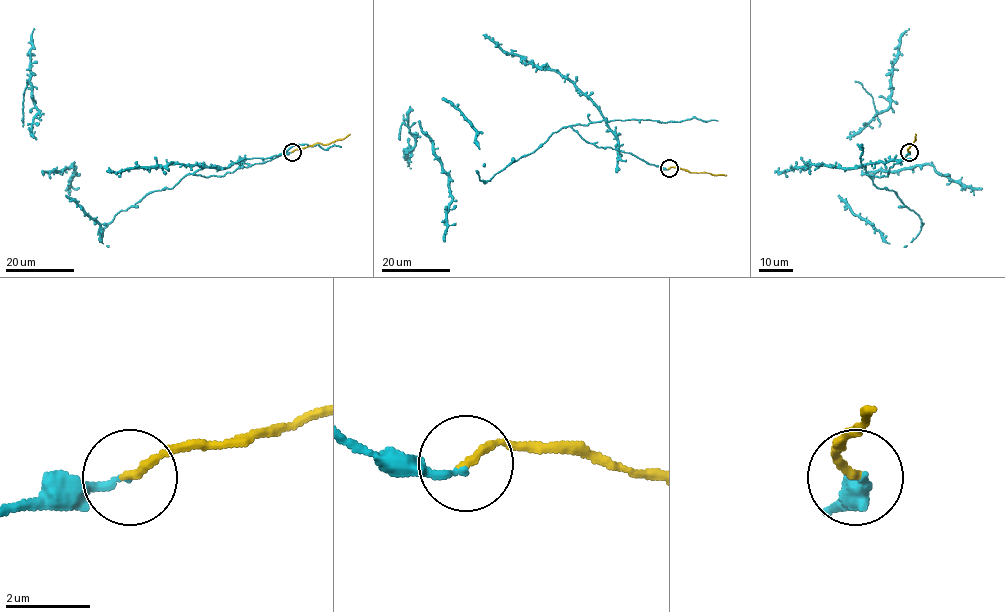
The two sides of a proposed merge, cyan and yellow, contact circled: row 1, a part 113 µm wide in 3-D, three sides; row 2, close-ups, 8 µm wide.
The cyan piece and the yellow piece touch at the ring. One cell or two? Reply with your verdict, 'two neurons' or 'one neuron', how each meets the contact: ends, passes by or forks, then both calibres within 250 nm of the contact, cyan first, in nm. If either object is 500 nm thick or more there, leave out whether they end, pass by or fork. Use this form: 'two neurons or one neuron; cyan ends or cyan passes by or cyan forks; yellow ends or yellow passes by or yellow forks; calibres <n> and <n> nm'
one neuron; cyan ends; yellow ends; calibres 170 and 200 nm

